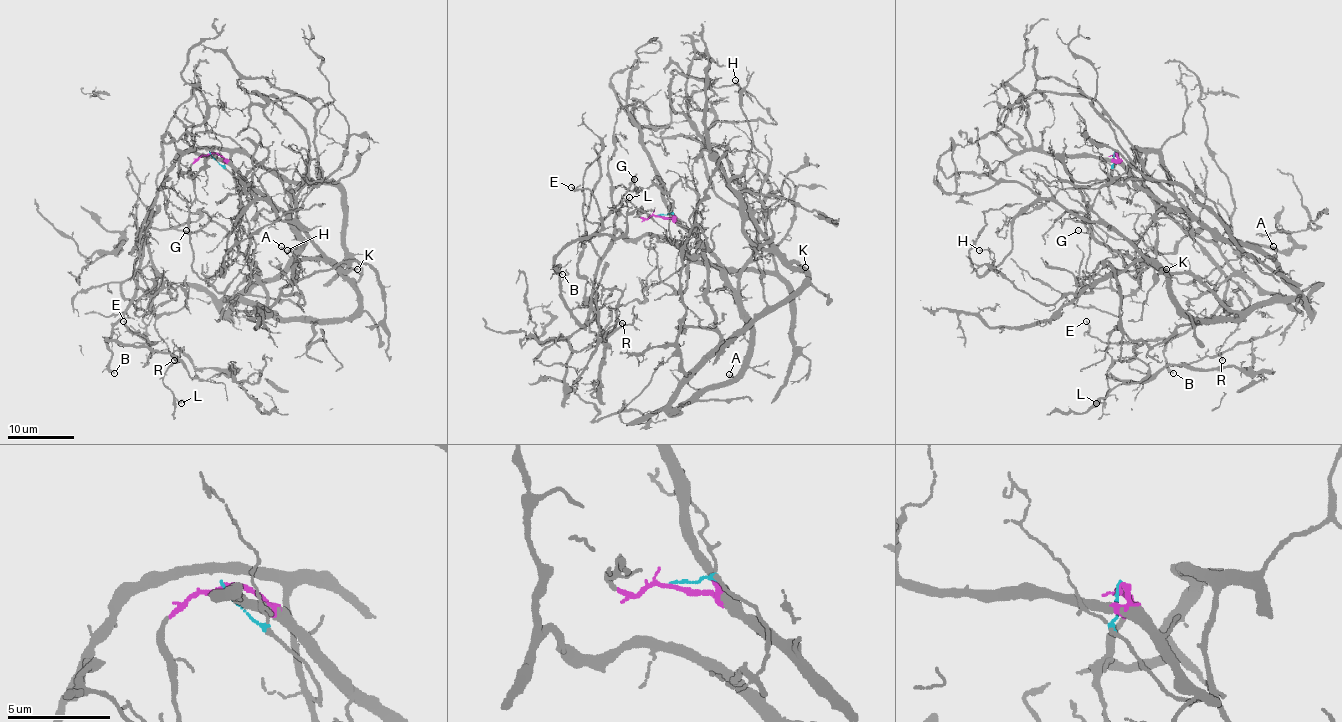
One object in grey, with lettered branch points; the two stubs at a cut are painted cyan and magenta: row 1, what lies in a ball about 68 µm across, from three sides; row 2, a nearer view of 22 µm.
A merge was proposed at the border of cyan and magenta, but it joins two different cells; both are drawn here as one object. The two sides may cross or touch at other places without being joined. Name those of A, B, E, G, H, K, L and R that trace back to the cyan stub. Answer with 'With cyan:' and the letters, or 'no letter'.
With cyan: B, E, G, L, R

